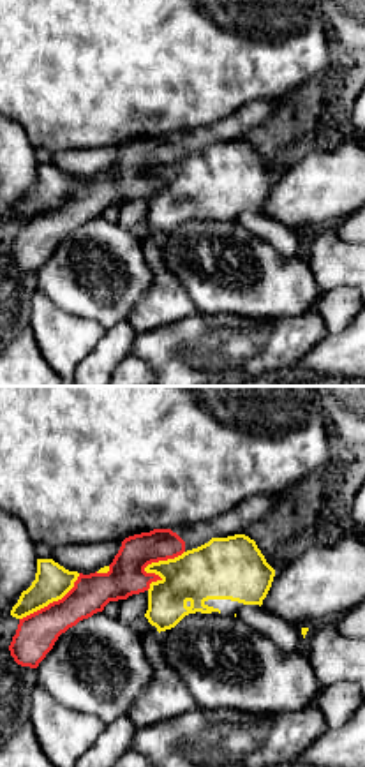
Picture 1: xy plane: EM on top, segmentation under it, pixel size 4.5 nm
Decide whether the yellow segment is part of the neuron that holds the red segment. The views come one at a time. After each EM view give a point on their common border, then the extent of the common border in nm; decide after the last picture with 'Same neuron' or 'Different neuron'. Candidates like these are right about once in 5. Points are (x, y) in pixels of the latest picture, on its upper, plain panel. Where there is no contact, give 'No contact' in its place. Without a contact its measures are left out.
Touches red at (148, 168). Shared border 260 nm

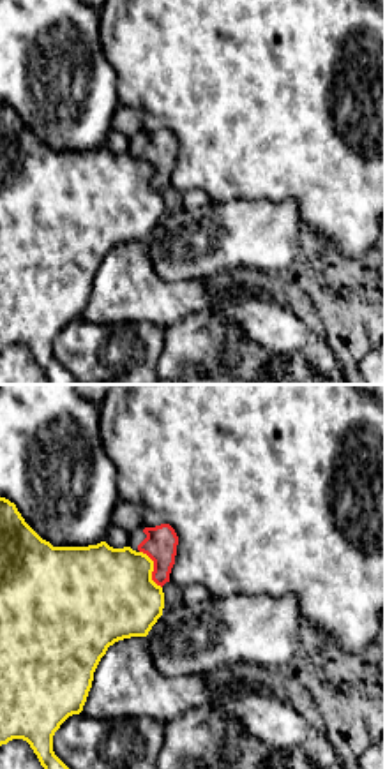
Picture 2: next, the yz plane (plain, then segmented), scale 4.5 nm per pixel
Touches red at (154, 173). Shared border 200 nm

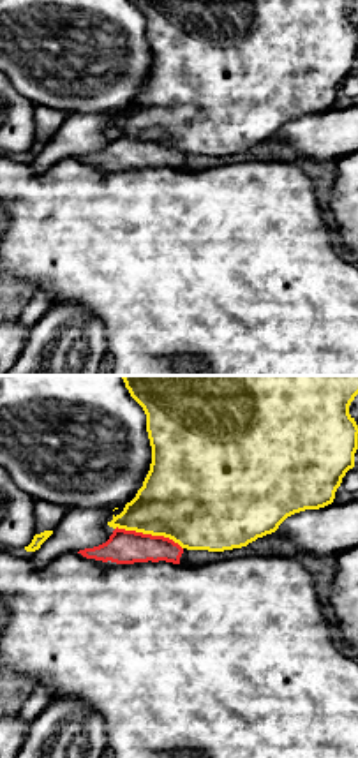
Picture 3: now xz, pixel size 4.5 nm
Touches red at (149, 140). Shared border 320 nm

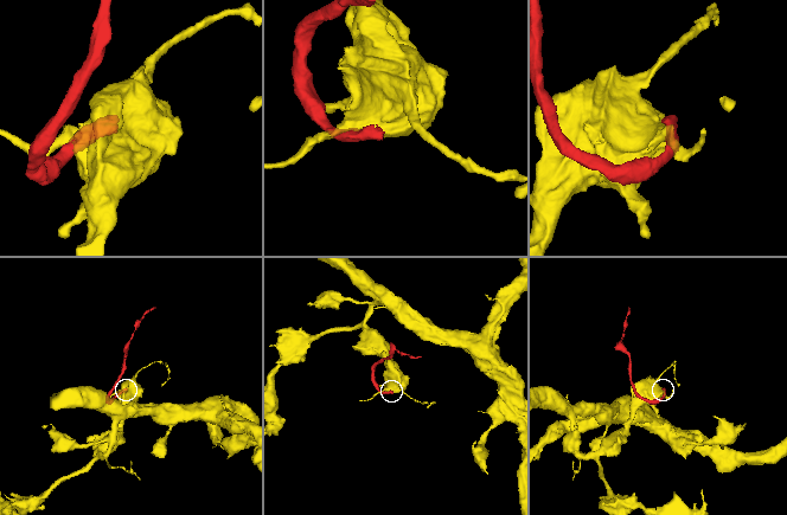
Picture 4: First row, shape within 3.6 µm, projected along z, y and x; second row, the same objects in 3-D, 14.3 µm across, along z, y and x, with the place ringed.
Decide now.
Different neuron

